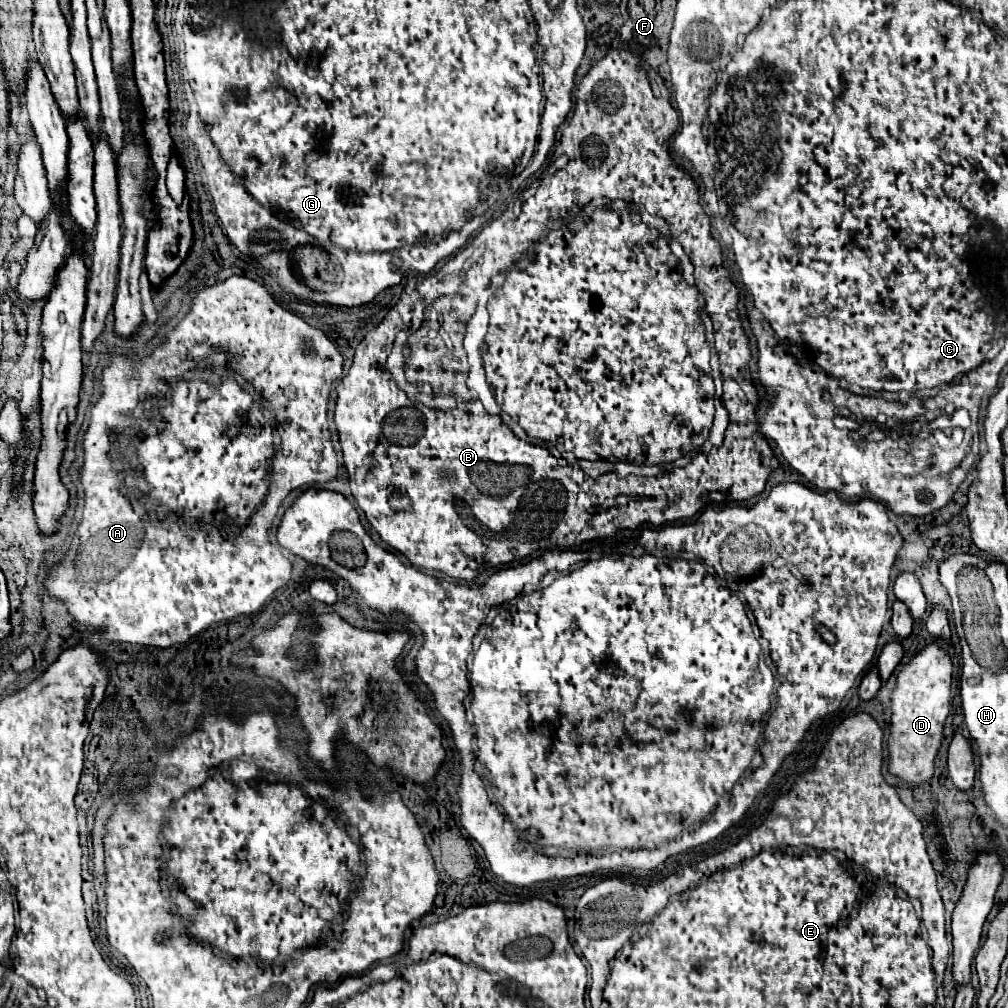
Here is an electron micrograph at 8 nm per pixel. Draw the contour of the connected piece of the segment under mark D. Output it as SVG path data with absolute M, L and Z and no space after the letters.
M936 645L920 651L900 673L892 693L892 733L888 737L890 771L908 783L928 781L934 773L934 759L942 743L944 721L950 713L950 657Z

